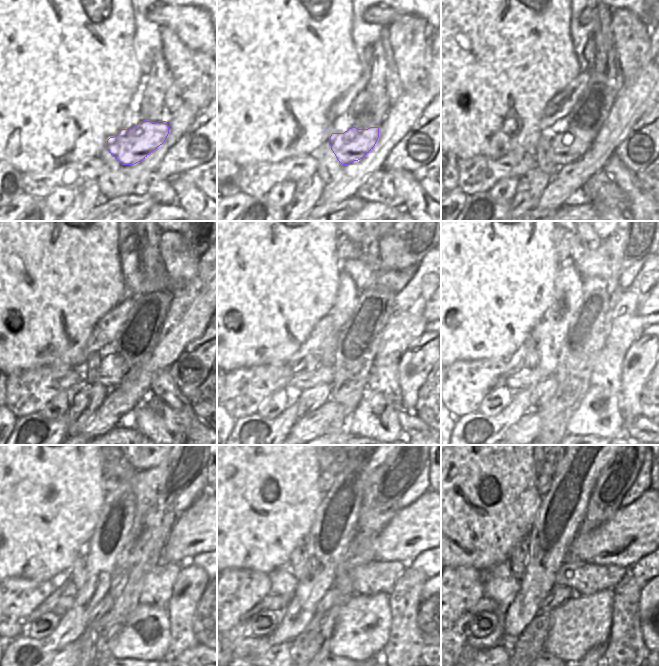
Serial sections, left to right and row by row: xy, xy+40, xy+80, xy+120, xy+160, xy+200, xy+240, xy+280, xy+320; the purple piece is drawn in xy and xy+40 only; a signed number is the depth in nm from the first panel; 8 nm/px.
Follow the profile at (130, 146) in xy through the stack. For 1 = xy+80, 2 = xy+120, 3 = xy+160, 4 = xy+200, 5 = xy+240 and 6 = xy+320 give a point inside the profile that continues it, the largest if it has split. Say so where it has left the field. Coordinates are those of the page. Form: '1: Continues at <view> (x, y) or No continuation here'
1: Continues at xy+80 (566, 148)
2: Continues at xy+120 (113, 368)
3: Continues at xy+160 (304, 379)
4: Continues at xy+200 (525, 378)
5: Continues at xy+240 (62, 600)
6: Continues at xy+320 (486, 604)

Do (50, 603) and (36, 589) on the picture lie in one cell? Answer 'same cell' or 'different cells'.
different cells

